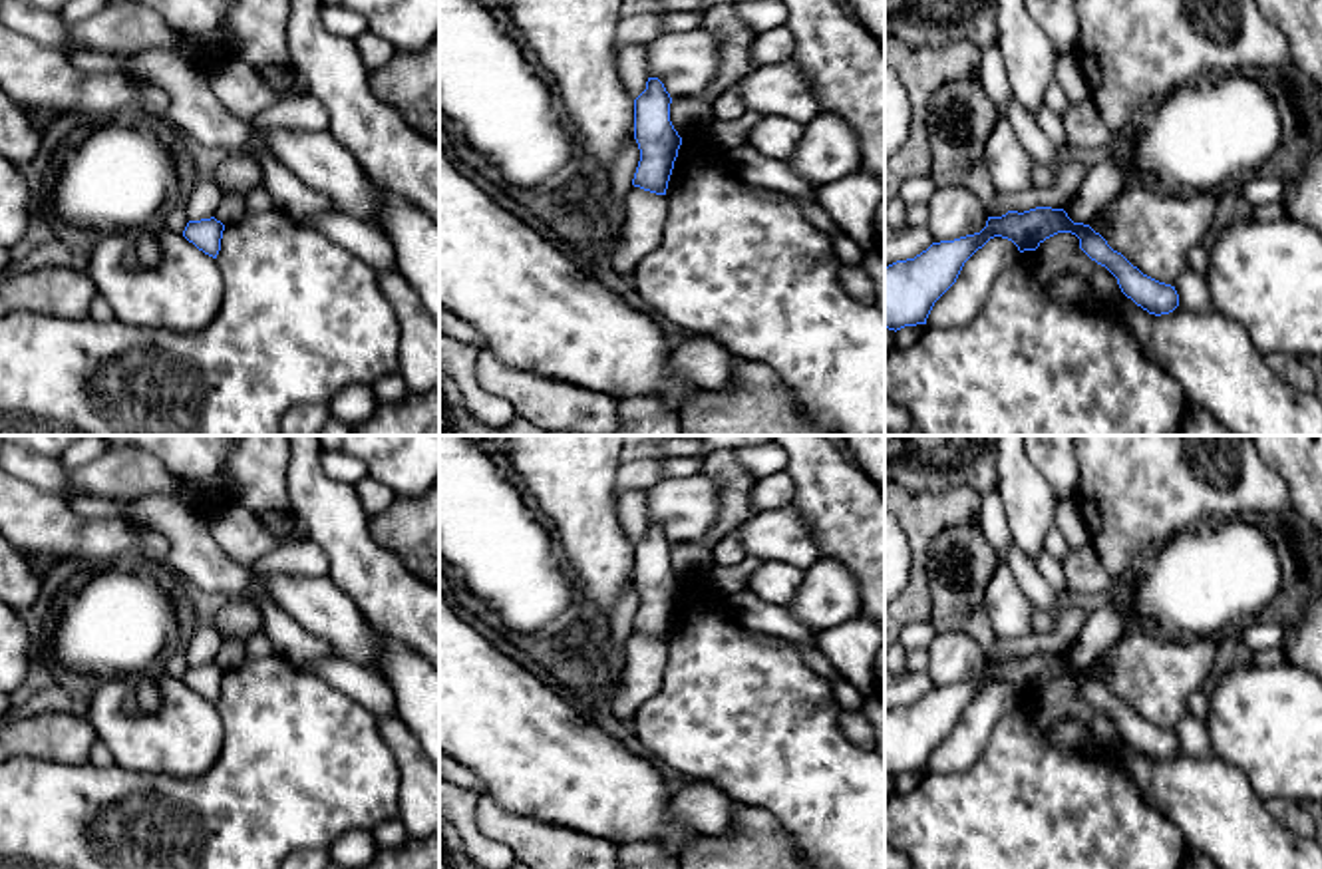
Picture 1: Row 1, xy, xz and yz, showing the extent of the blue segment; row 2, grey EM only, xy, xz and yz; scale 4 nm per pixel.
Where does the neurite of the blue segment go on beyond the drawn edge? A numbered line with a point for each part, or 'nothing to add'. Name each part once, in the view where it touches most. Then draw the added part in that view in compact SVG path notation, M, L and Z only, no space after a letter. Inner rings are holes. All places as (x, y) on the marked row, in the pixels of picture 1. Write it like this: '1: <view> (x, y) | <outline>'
nothing to add

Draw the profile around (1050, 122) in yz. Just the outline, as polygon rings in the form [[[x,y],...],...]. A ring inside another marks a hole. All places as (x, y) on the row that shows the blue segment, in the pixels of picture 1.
[[[1046,103],[1038,109],[1036,121],[1056,147],[1066,145],[1066,131],[1062,117],[1054,113]]]

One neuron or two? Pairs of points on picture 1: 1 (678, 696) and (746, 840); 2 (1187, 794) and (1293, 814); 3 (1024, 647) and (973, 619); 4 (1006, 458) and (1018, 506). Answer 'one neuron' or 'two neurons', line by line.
1: two neurons
2: two neurons
3: one neuron
4: one neuron

